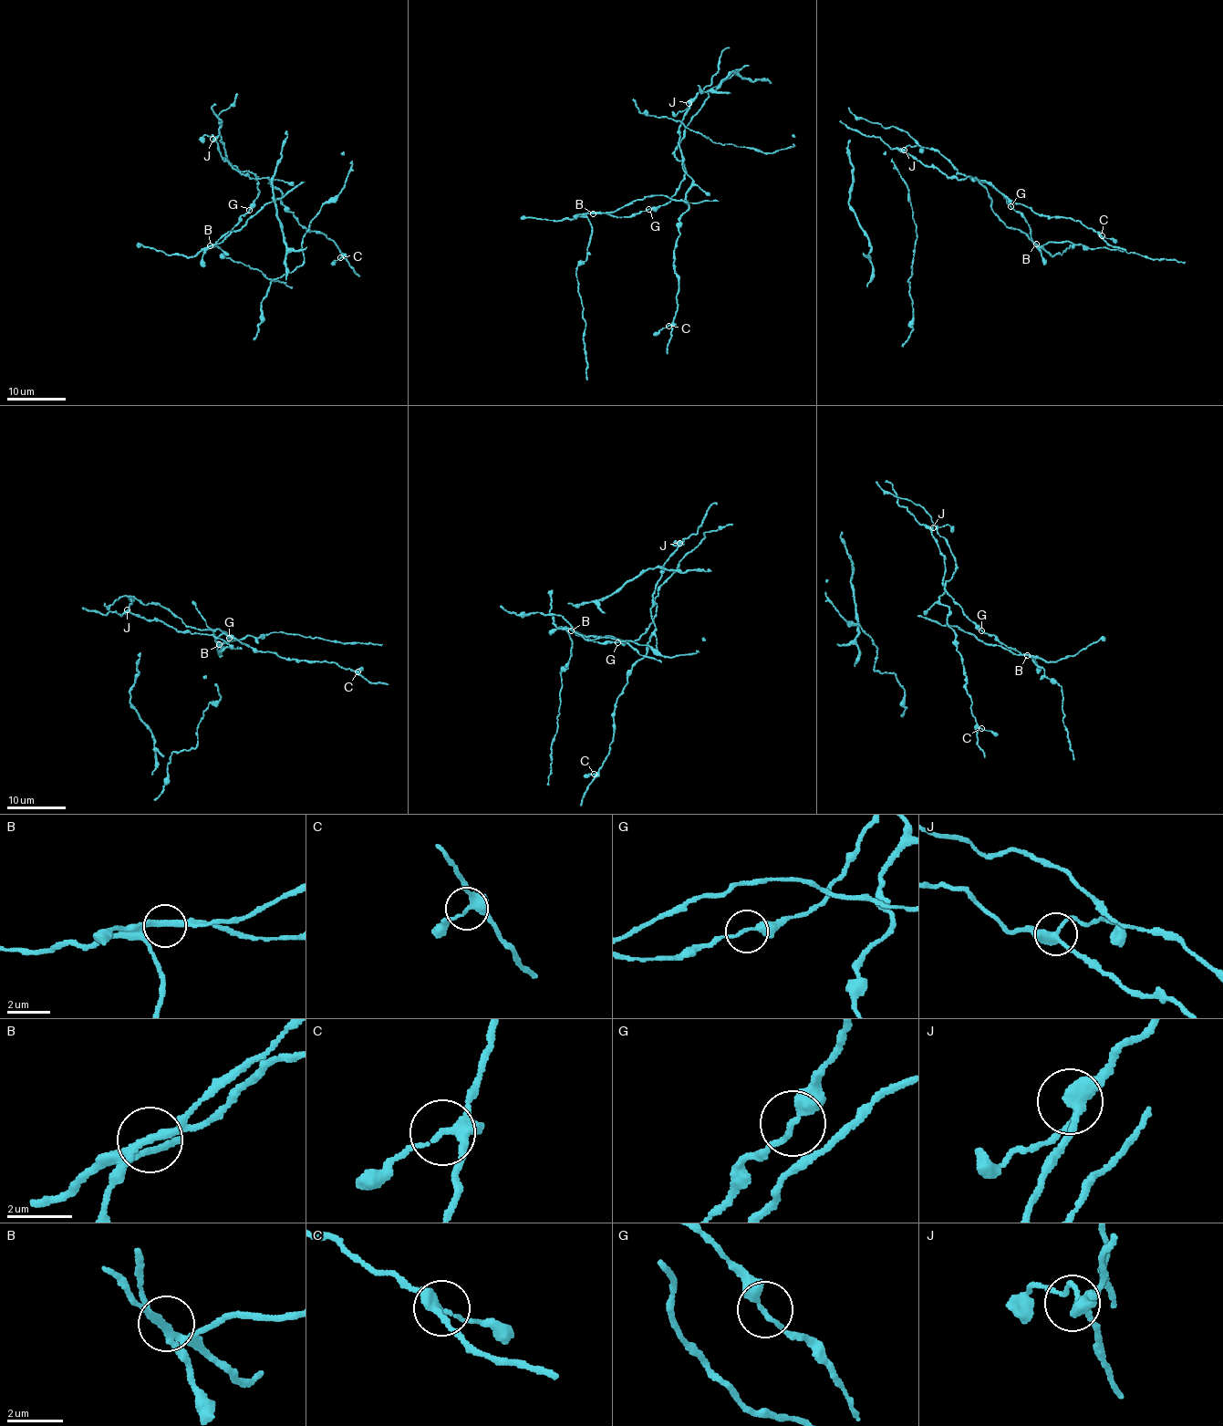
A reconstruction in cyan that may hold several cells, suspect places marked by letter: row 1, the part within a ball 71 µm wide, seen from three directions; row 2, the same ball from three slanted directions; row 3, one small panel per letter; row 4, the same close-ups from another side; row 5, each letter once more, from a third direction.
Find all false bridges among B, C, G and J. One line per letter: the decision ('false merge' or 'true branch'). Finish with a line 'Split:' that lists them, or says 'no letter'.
B: false merge
C: true branch
G: true branch
J: true branch
Split: B

